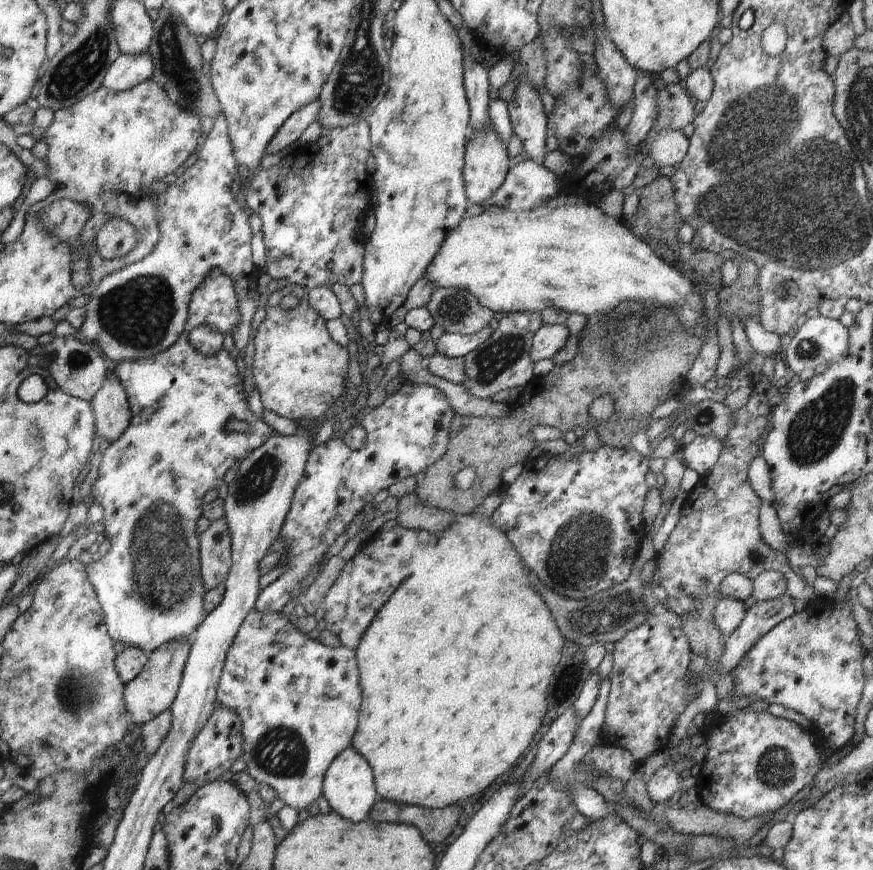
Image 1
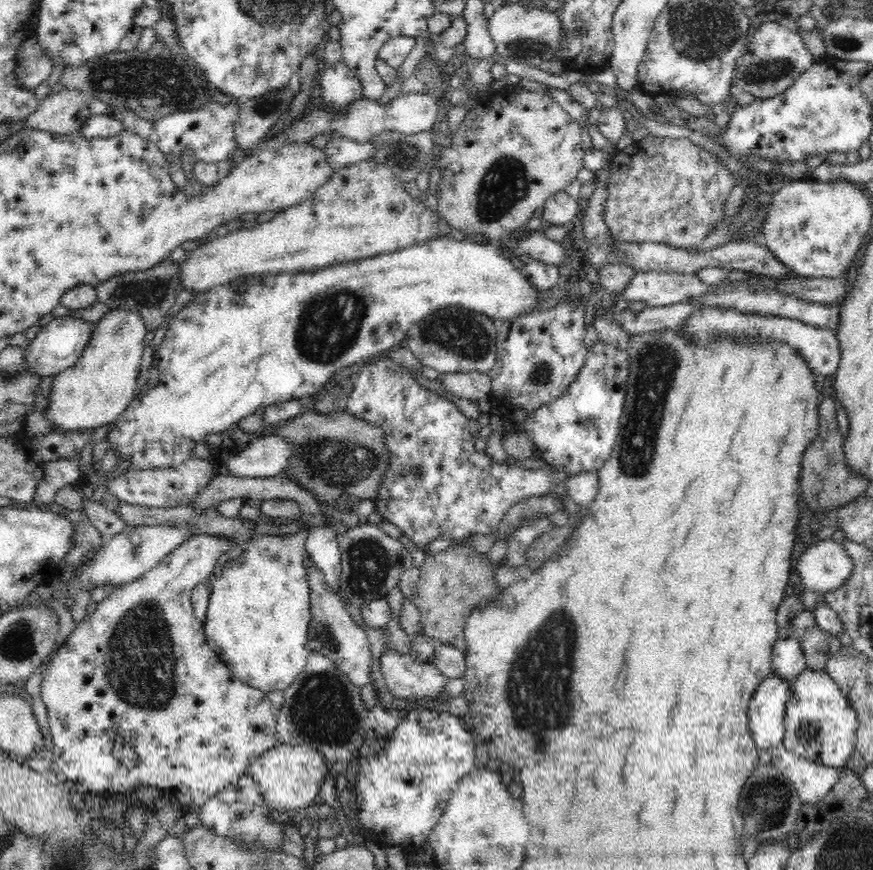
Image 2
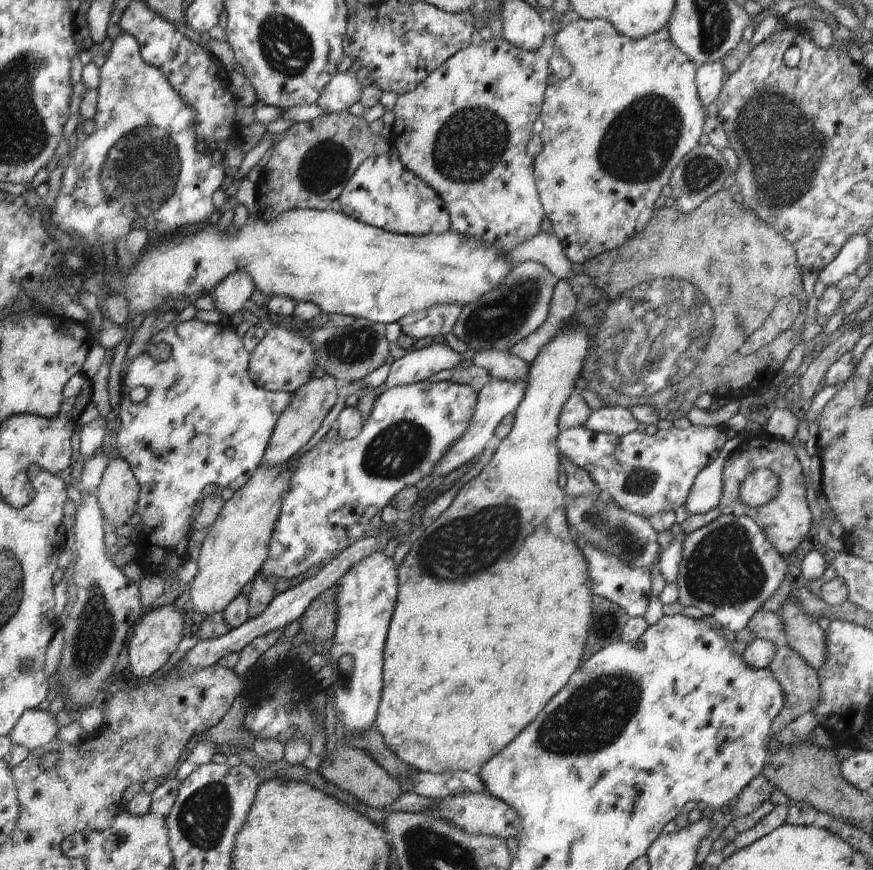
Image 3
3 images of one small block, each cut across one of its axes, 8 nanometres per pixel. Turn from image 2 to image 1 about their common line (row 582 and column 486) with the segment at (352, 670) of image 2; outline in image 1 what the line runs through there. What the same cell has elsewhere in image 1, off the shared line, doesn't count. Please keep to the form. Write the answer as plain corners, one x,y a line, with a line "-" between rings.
450,287
434,288
431,299
425,307
432,314
435,324
440,325
446,333
460,333
468,336
480,332
494,318
495,313
484,308
471,292

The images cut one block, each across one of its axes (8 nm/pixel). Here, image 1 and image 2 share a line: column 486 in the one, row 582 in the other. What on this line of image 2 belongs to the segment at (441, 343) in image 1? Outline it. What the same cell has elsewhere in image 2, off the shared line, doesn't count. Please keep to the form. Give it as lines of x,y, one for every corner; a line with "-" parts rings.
326,525
310,528
305,540
305,550
324,575
325,583
338,590
341,577
341,550
339,537

